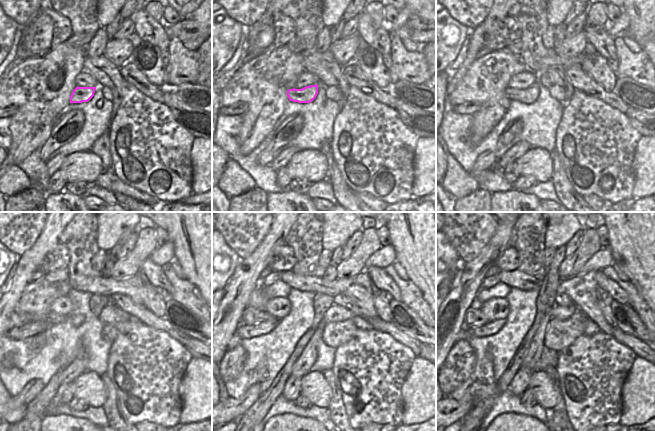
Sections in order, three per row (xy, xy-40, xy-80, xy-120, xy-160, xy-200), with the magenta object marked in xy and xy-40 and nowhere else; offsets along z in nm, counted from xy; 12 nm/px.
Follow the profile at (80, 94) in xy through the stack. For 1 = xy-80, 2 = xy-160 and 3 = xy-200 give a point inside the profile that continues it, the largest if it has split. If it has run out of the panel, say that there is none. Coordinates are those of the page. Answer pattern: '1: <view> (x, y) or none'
1: xy-80 (529, 95)
2: xy-160 (250, 316)
3: xy-200 (474, 317)

